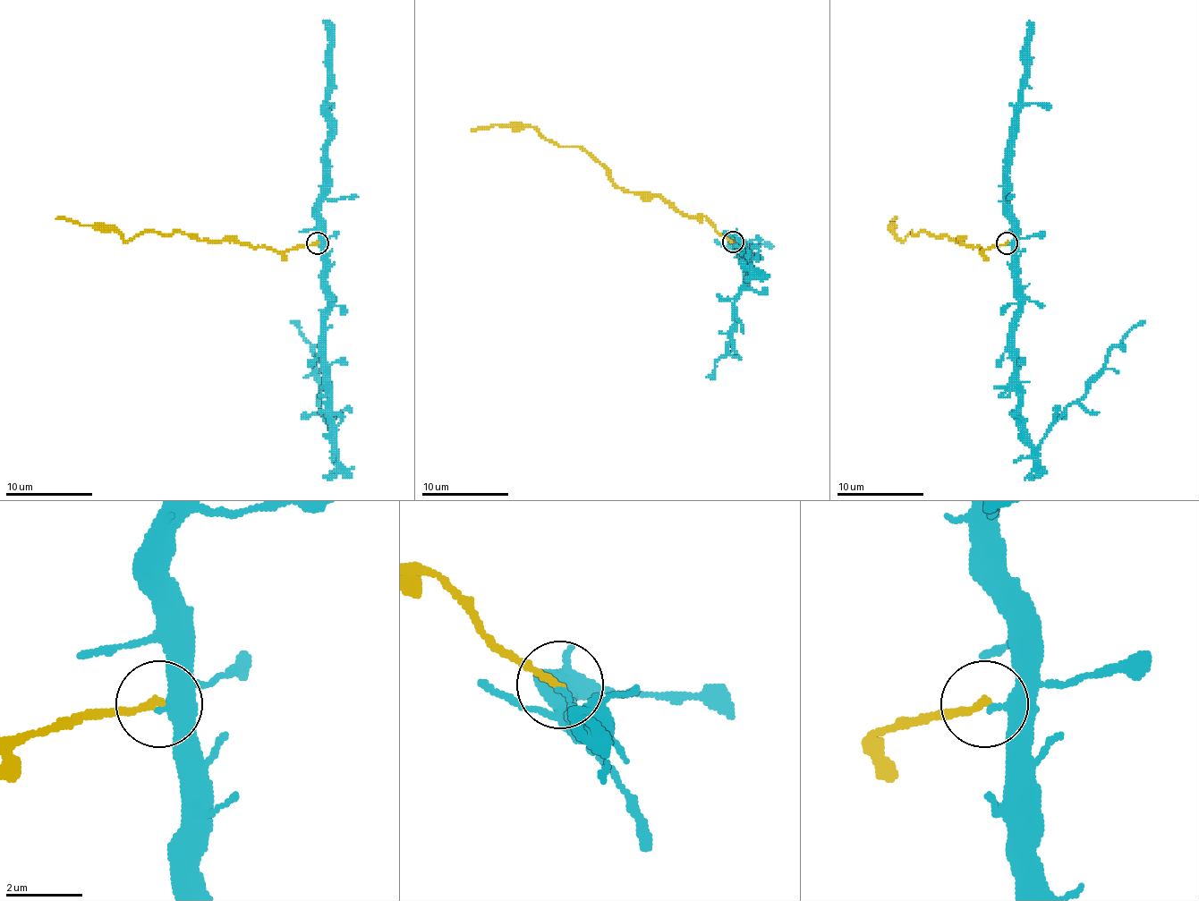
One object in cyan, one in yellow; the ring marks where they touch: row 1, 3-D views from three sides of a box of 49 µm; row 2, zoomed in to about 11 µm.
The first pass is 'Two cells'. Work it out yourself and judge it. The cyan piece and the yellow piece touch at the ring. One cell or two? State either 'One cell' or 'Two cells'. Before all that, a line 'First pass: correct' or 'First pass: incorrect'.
First pass: correct
Two cells

